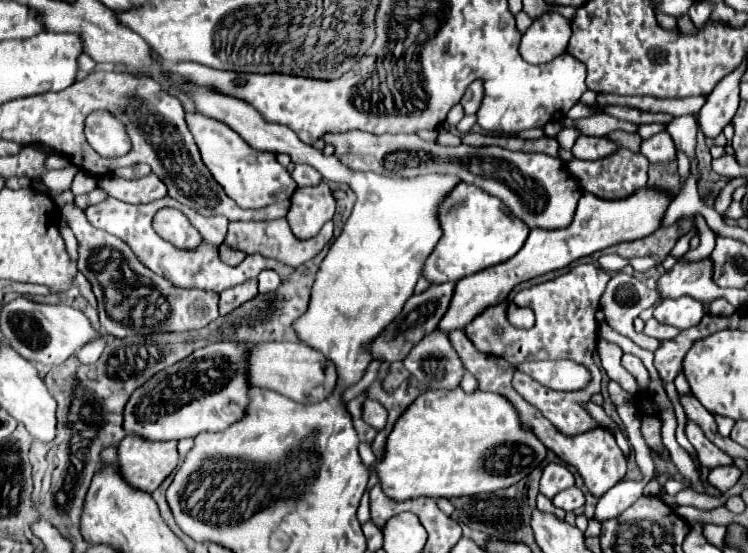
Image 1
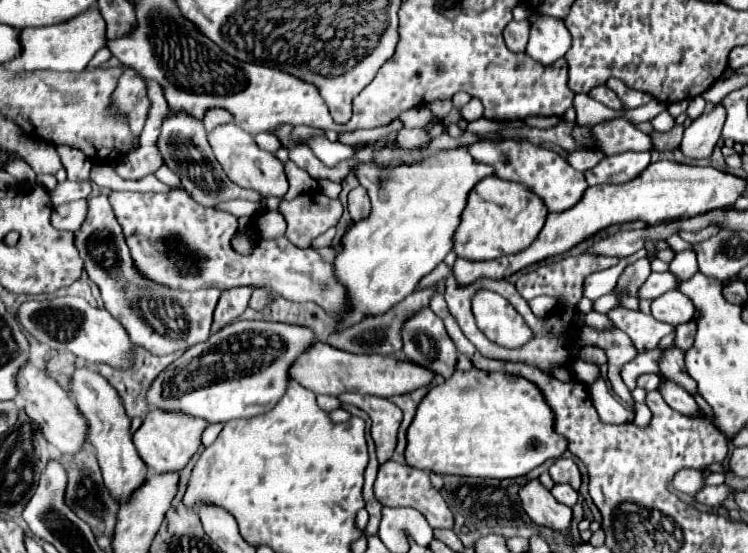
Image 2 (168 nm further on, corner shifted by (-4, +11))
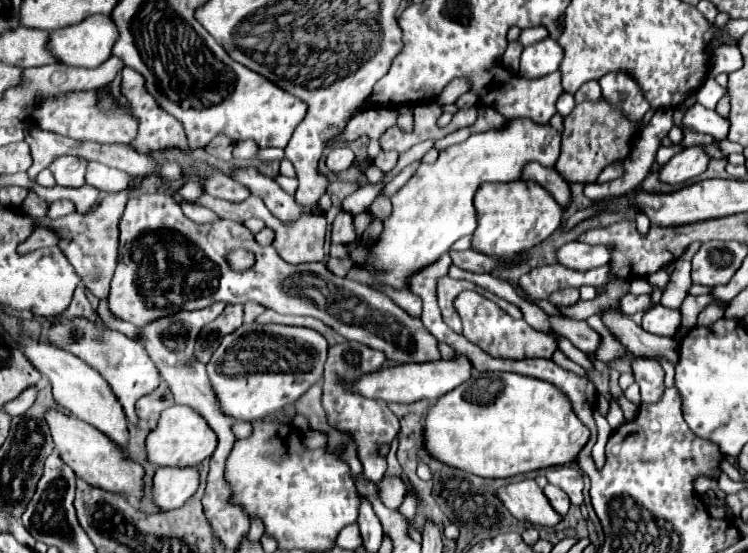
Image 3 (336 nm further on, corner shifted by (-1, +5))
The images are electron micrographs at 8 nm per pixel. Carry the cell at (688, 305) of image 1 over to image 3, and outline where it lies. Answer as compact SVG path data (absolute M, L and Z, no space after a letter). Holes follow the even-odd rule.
M652 307L644 313L642 317L642 329L654 335L664 335L664 337L674 337L678 327L680 327L682 315L676 309L668 309L668 307Z

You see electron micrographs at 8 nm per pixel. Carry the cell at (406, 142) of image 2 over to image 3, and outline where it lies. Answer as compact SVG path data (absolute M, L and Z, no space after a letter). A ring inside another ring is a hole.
M382 151L382 153L374 159L374 165L376 165L382 173L390 173L392 167L396 165L396 157L398 157L398 153L394 153L394 151Z

